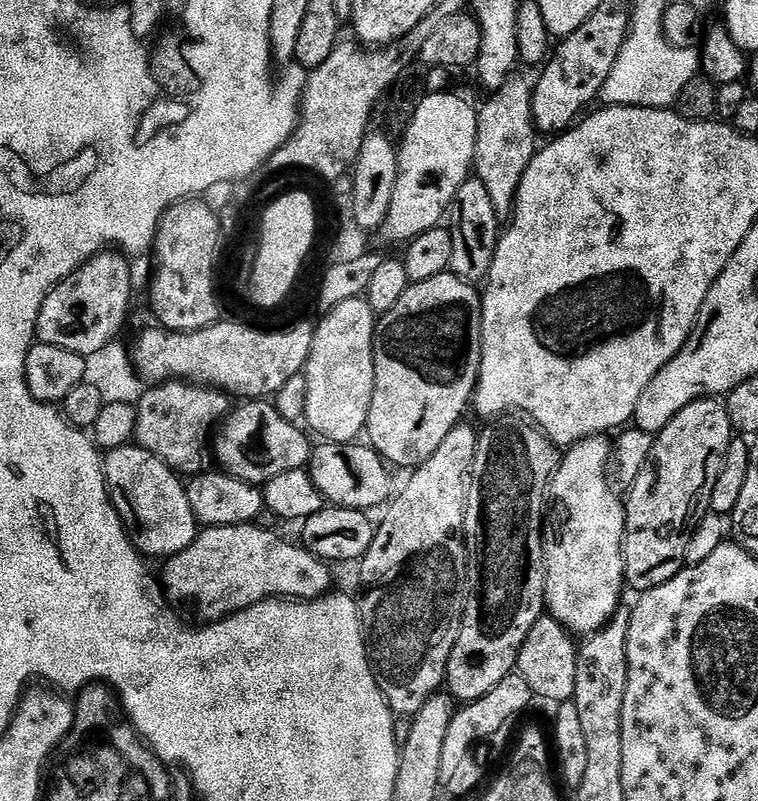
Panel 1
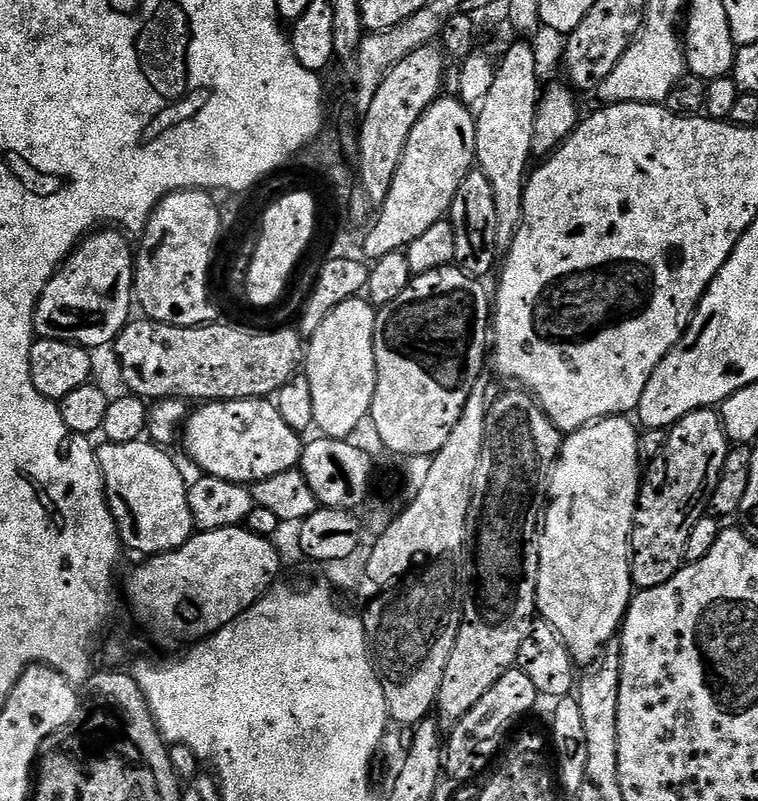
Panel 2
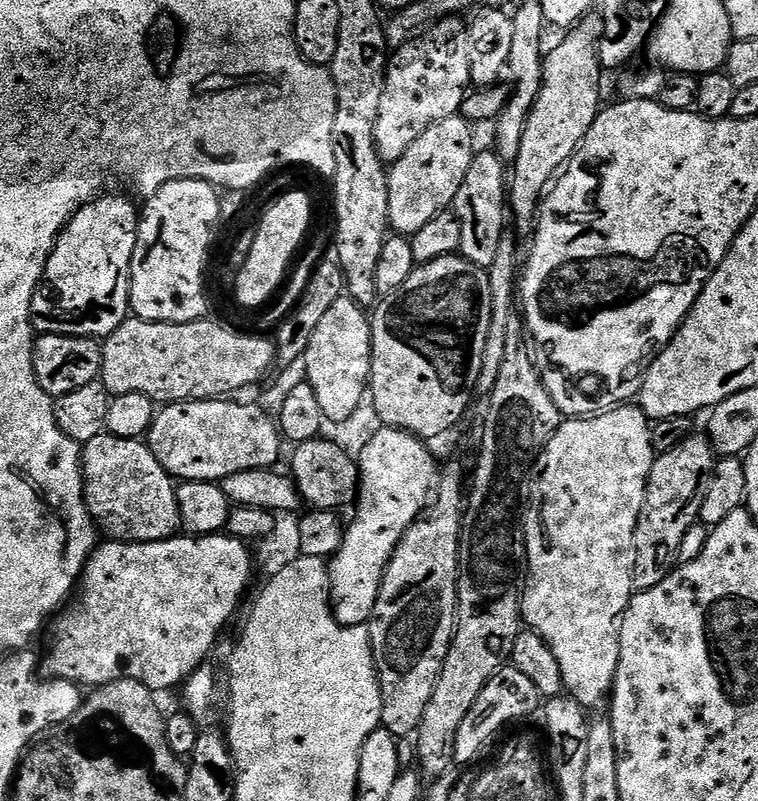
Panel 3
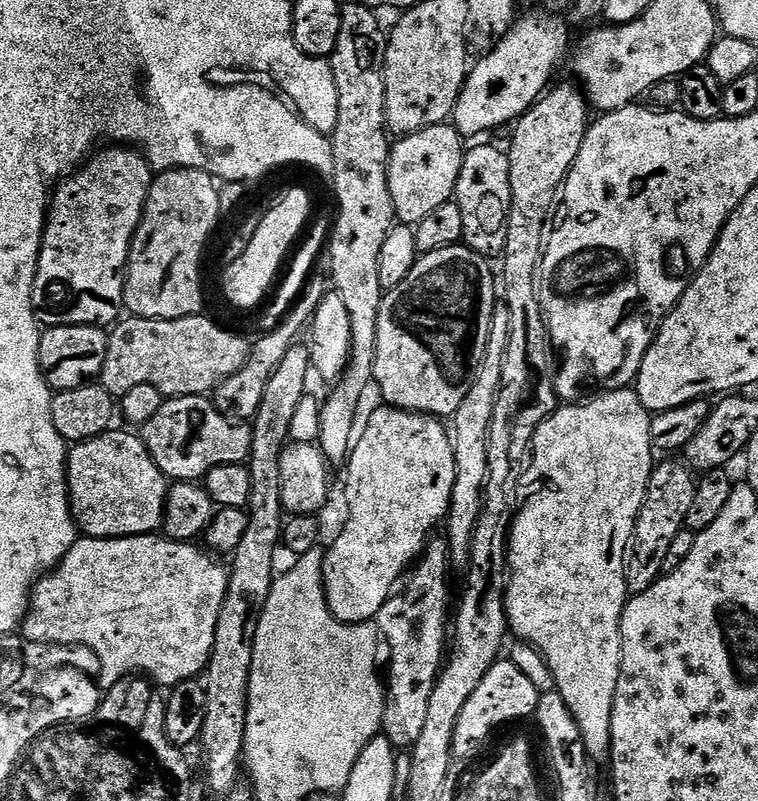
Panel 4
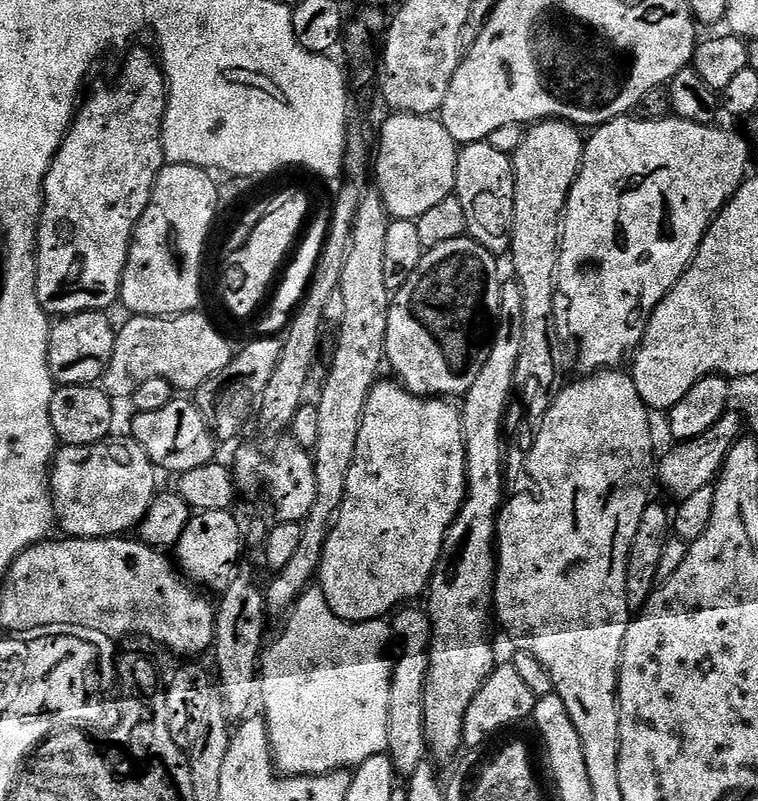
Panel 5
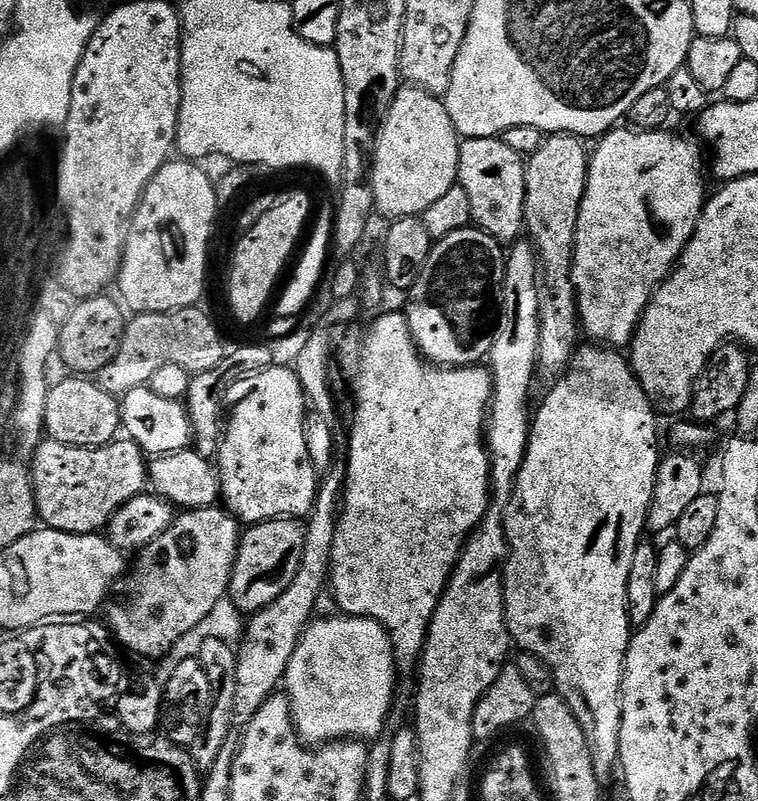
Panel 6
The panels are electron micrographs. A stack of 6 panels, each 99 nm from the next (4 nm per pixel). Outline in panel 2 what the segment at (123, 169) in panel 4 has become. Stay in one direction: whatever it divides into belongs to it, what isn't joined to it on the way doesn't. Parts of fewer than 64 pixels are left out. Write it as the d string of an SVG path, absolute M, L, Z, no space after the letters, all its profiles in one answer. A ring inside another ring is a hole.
M96 230L84 237L52 275L36 303L35 335L97 350L113 343L134 312L134 248L120 230Z

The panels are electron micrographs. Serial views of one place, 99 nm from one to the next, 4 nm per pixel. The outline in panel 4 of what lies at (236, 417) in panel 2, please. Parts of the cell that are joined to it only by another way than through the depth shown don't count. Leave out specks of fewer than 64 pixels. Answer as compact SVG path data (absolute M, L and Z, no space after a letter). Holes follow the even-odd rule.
M207 395L174 396L165 399L162 410L142 426L142 439L154 462L169 481L196 482L220 464L241 464L252 454L252 430L247 423L233 422L216 409Z

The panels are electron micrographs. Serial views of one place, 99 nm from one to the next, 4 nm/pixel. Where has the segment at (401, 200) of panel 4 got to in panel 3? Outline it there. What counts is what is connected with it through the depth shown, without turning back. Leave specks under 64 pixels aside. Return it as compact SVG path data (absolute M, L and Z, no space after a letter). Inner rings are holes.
M457 114L446 118L430 126L430 130L426 130L426 134L422 134L422 138L418 138L418 142L414 142L410 150L406 150L406 154L402 154L402 158L398 158L398 162L391 165L388 172L390 194L388 226L393 233L410 238L418 230L422 230L422 226L426 226L430 218L434 218L440 212L449 211L455 205L456 195L466 178L466 170L470 170L470 162L474 155L471 127L473 128L473 125L463 115Z

